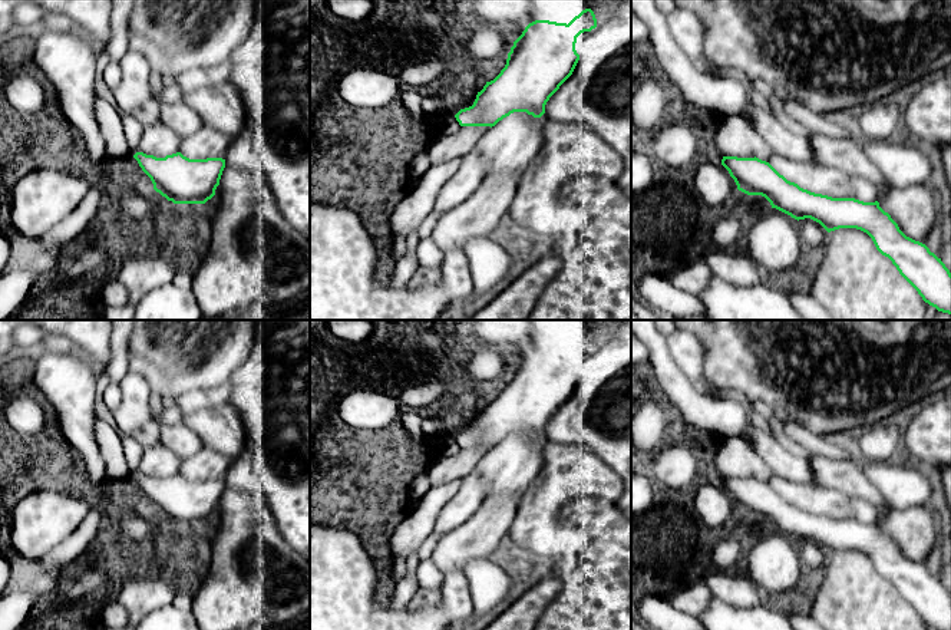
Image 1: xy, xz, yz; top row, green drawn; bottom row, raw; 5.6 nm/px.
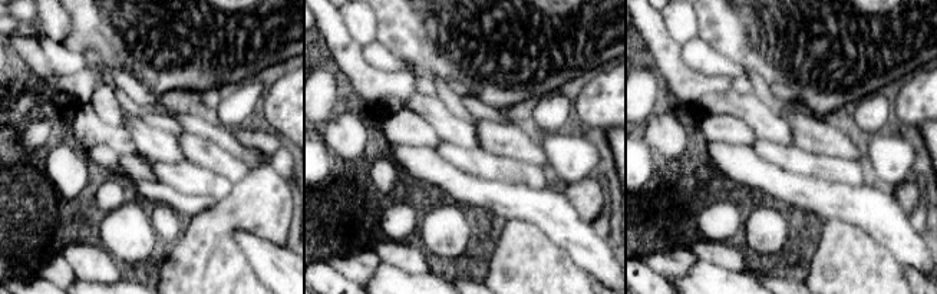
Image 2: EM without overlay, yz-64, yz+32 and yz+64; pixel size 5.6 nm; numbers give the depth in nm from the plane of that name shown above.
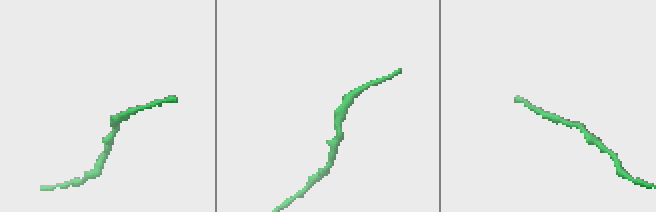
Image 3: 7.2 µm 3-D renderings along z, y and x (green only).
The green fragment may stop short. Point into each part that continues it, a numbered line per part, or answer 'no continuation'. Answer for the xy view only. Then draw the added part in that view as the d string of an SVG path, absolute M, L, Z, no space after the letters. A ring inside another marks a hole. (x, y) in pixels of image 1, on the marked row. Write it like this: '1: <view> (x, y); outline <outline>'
no continuation

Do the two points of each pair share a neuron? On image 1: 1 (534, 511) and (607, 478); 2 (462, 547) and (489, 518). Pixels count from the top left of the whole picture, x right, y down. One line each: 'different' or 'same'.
1: same
2: same

